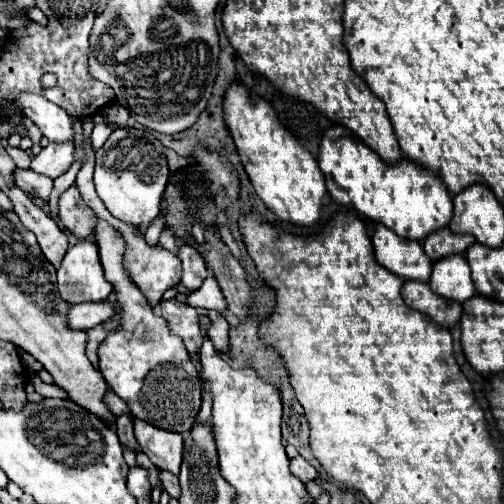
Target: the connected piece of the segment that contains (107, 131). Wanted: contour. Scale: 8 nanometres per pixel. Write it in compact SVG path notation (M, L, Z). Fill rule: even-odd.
M98 123L94 127L94 131L92 131L92 145L94 145L94 149L100 149L106 143L106 139L112 135L112 131L114 131L114 127Z

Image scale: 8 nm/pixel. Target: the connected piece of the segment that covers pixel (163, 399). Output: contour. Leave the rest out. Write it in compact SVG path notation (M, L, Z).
M102 219L98 221L94 235L104 273L118 293L116 305L122 317L122 327L108 335L108 339L104 339L98 347L100 373L108 387L128 403L136 419L142 419L158 429L186 433L194 425L194 417L200 411L202 383L198 371L192 365L184 343L168 331L162 317L154 313L154 309L144 301L144 295L140 295L136 285L130 283L122 265L122 255L126 251L122 235Z

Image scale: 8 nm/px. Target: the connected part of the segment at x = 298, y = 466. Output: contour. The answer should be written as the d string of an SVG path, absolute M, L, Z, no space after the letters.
M300 455L290 461L290 471L292 471L298 479L302 479L304 483L314 481L314 479L318 477L318 471L316 471L304 457L300 457Z

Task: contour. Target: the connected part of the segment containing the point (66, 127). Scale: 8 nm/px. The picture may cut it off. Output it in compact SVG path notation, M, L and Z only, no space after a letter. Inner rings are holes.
M20 95L18 103L24 109L24 115L30 117L50 143L68 143L74 141L72 119L62 107L46 101L40 95Z

